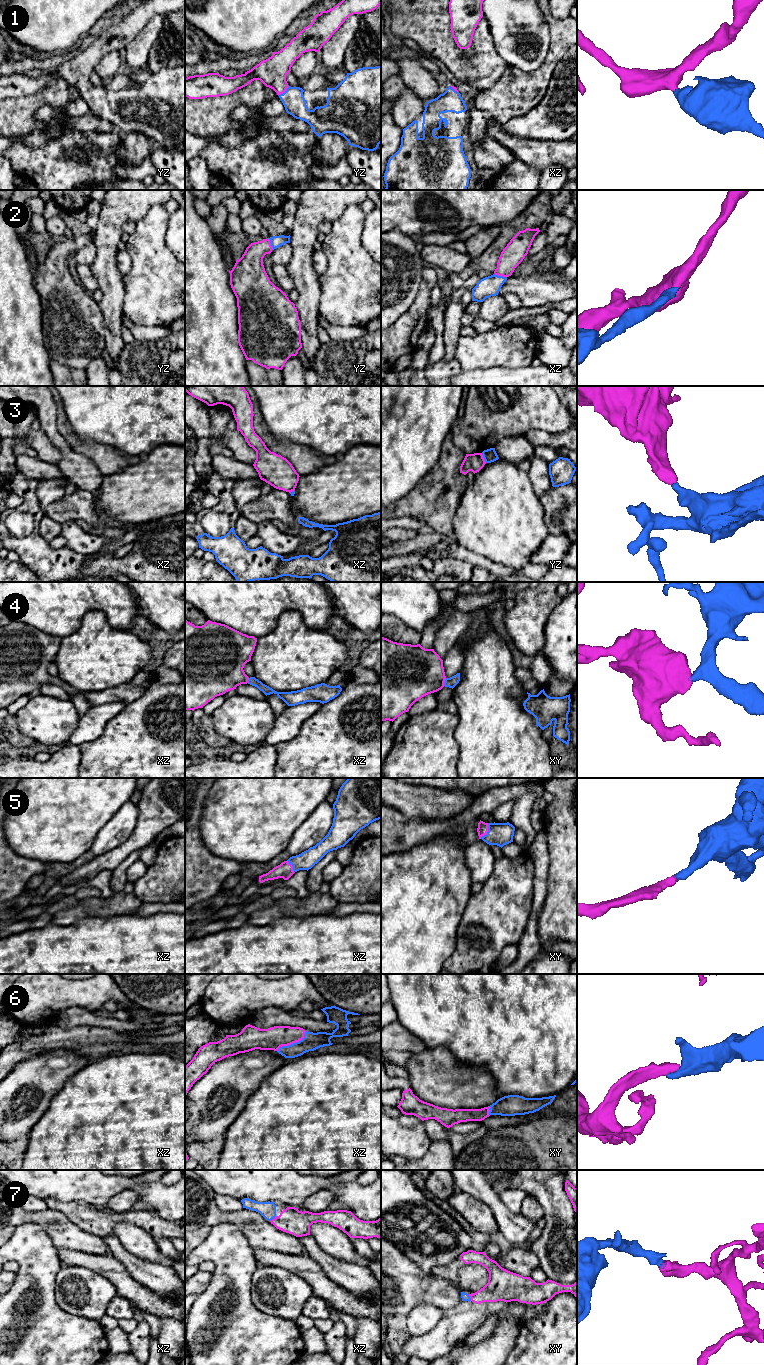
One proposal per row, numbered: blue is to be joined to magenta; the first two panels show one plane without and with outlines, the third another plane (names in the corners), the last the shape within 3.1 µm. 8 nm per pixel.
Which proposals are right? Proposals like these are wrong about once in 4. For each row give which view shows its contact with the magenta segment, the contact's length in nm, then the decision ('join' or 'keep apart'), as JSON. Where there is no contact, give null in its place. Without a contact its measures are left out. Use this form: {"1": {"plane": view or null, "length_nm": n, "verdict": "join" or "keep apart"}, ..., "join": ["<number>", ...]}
{"1": {"plane": "yz", "length_nm": 120, "verdict": "join"}, "2": {"plane": "xz", "length_nm": 110, "verdict": "join"}, "3": {"plane": "yz", "length_nm": 90, "verdict": "keep apart"}, "4": {"plane": "xy", "length_nm": 70, "verdict": "join"}, "5": {"plane": "xy", "length_nm": 140, "verdict": "join"}, "6": {"plane": "xz", "length_nm": 280, "verdict": "join"}, "7": {"plane": "xy", "length_nm": 60, "verdict": "join"}, "join": ["1", "2", "4", "5", "6", "7"]}

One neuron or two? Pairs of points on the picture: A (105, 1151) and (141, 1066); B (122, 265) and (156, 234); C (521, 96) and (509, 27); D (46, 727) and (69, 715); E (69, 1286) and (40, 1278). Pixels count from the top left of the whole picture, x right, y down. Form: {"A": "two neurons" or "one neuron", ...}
{"A": "one neuron", "B": "two neurons", "C": "two neurons", "D": "one neuron", "E": "two neurons"}

